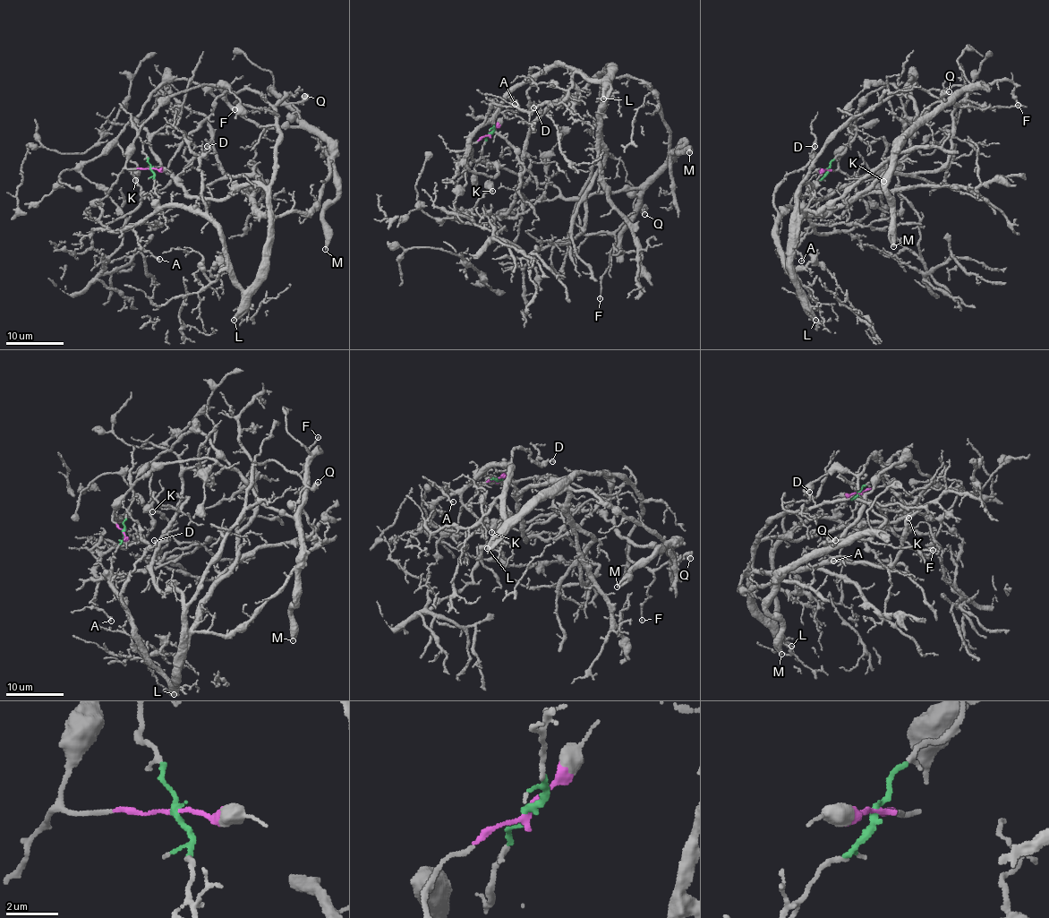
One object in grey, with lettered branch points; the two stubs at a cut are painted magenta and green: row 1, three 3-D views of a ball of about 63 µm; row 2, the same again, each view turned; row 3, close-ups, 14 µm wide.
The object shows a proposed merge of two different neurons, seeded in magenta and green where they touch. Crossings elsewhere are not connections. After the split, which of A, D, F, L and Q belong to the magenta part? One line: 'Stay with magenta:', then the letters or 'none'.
Stay with magenta: none

